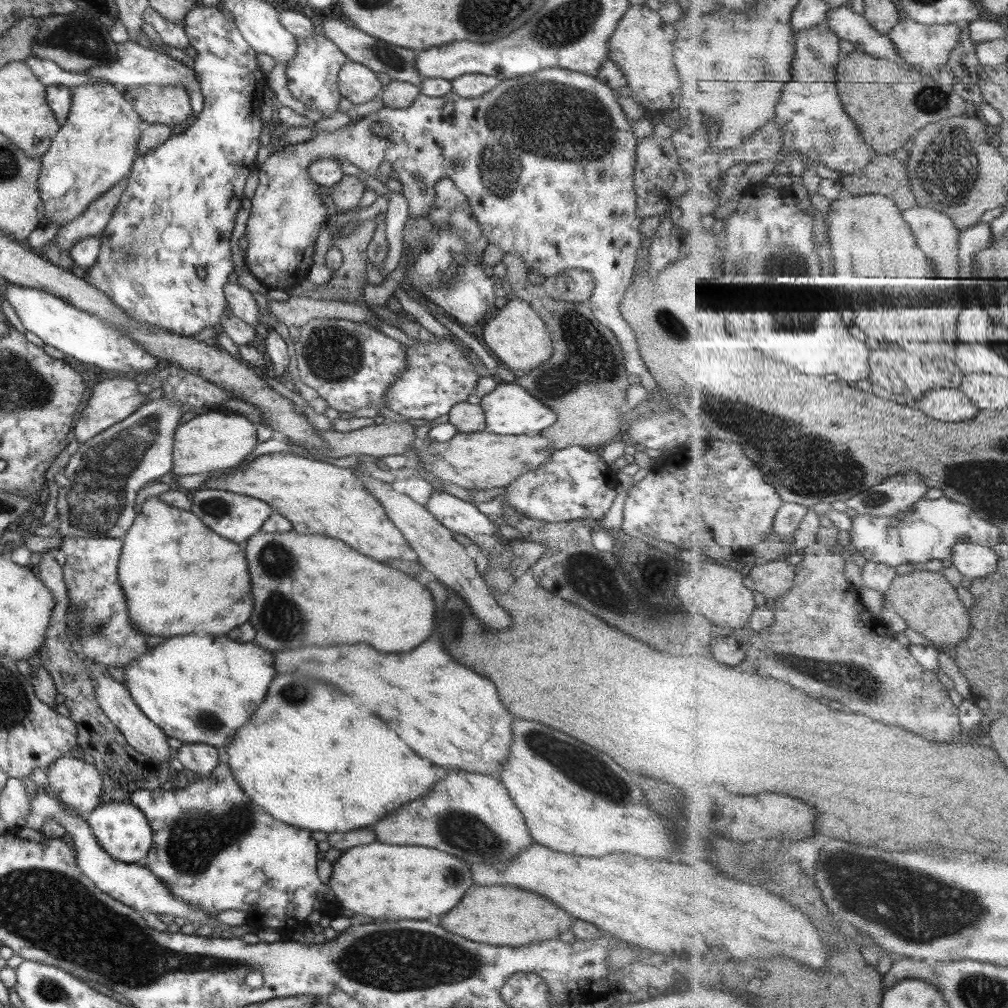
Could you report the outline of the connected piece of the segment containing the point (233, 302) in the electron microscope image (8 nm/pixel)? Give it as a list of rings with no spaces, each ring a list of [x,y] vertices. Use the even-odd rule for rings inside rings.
[[[226,282],[223,286],[223,295],[226,308],[237,318],[243,319],[247,324],[255,326],[258,322],[259,308],[251,292],[242,288],[237,282]]]

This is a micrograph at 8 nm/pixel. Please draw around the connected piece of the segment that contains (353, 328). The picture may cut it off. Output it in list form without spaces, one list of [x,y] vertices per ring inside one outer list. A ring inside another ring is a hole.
[[[313,318],[304,324],[294,342],[298,375],[329,407],[342,416],[369,404],[384,406],[387,386],[406,367],[403,345],[365,323]]]

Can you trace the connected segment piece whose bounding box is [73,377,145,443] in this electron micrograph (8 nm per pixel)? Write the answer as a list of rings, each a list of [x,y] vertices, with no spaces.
[[[121,377],[99,382],[78,414],[73,428],[74,438],[79,443],[85,442],[127,418],[145,398],[145,394],[138,393],[137,385],[135,381]]]

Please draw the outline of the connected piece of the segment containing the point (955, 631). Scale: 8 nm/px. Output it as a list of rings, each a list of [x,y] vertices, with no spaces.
[[[918,566],[911,573],[897,575],[885,596],[897,614],[905,620],[906,626],[920,633],[931,645],[939,648],[952,644],[958,646],[970,636],[972,616],[959,600],[955,586],[952,586],[940,571],[929,571]]]

